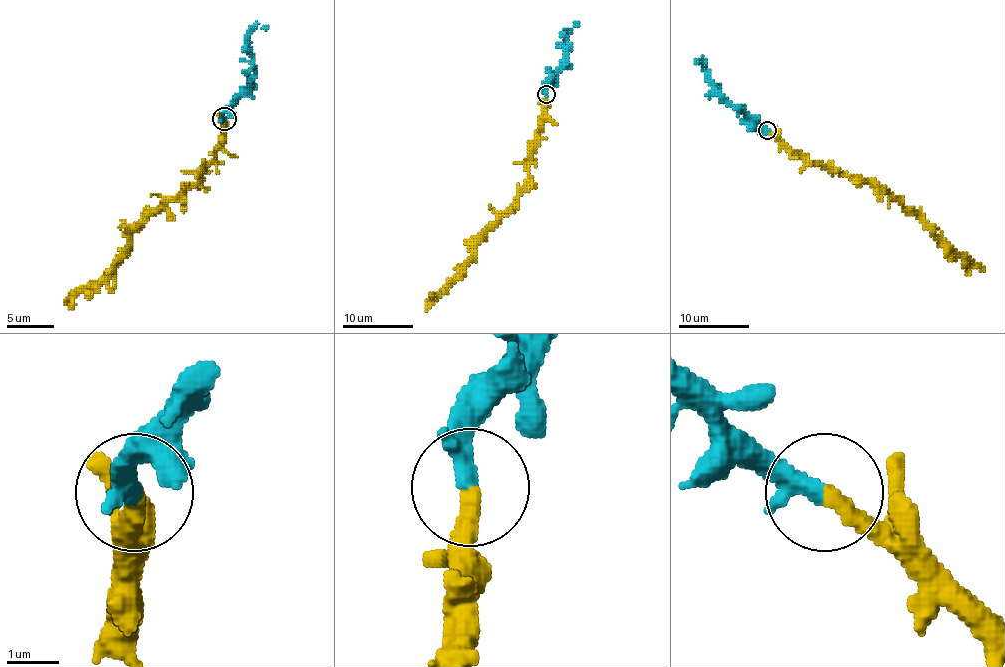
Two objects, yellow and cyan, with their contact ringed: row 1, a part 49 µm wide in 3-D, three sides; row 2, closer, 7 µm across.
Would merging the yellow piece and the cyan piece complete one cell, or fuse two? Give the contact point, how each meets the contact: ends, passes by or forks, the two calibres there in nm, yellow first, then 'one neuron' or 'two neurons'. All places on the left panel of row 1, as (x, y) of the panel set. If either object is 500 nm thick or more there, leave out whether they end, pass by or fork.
(224, 119) | yellow ends | cyan passes by | 340/280 nm | one neuron

